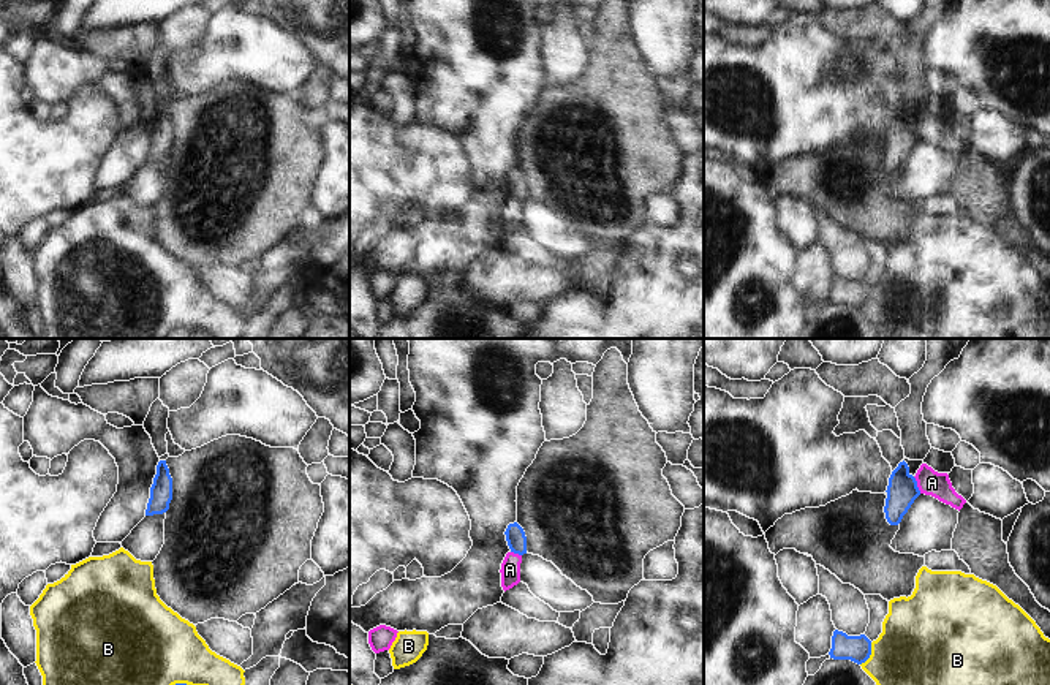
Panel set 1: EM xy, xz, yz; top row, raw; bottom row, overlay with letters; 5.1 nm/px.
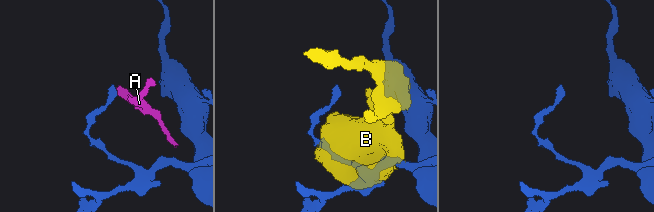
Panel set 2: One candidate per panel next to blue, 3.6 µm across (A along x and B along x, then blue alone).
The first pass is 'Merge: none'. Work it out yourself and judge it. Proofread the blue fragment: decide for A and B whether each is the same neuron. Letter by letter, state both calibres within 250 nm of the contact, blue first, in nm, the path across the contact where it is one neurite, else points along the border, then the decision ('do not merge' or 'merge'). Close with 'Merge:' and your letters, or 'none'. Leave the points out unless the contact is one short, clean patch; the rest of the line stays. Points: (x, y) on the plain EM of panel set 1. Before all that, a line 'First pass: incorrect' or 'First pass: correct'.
First pass: correct
A: calibres 160 and 130 nm; border yz (913, 122), (921, 138); do not merge
B: calibres 140 and 480 nm; do not merge
Merge: none

